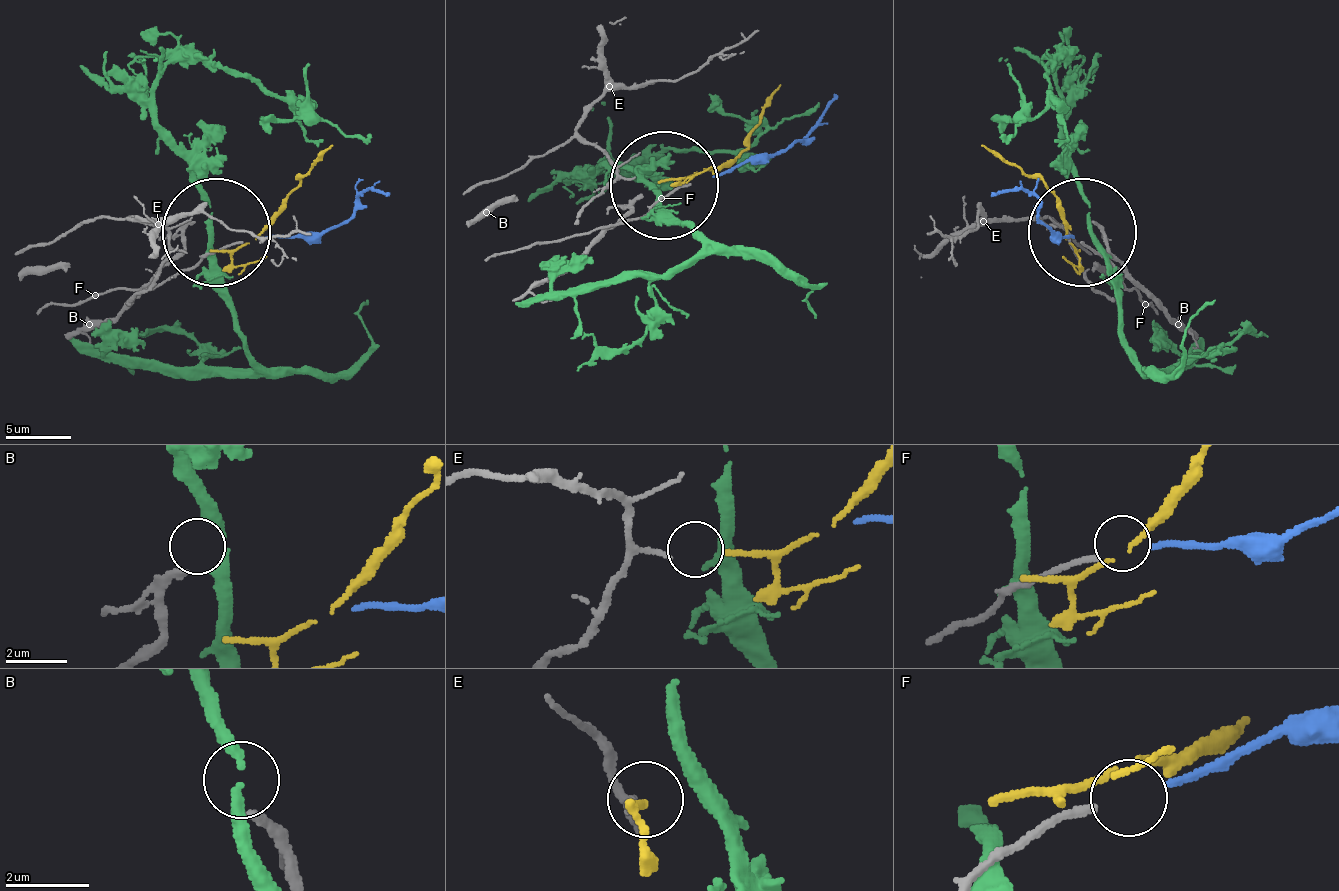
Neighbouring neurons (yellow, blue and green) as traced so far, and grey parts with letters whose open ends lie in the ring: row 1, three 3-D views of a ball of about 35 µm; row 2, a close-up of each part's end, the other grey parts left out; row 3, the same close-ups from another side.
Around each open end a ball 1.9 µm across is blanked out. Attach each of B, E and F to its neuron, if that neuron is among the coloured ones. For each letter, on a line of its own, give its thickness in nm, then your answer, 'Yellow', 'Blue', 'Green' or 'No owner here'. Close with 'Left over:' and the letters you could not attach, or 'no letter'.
B: Thickness 240 nm. No owner here
E: Thickness 140 nm. Yellow
F: Thickness 180 nm. Blue
Left over: B

